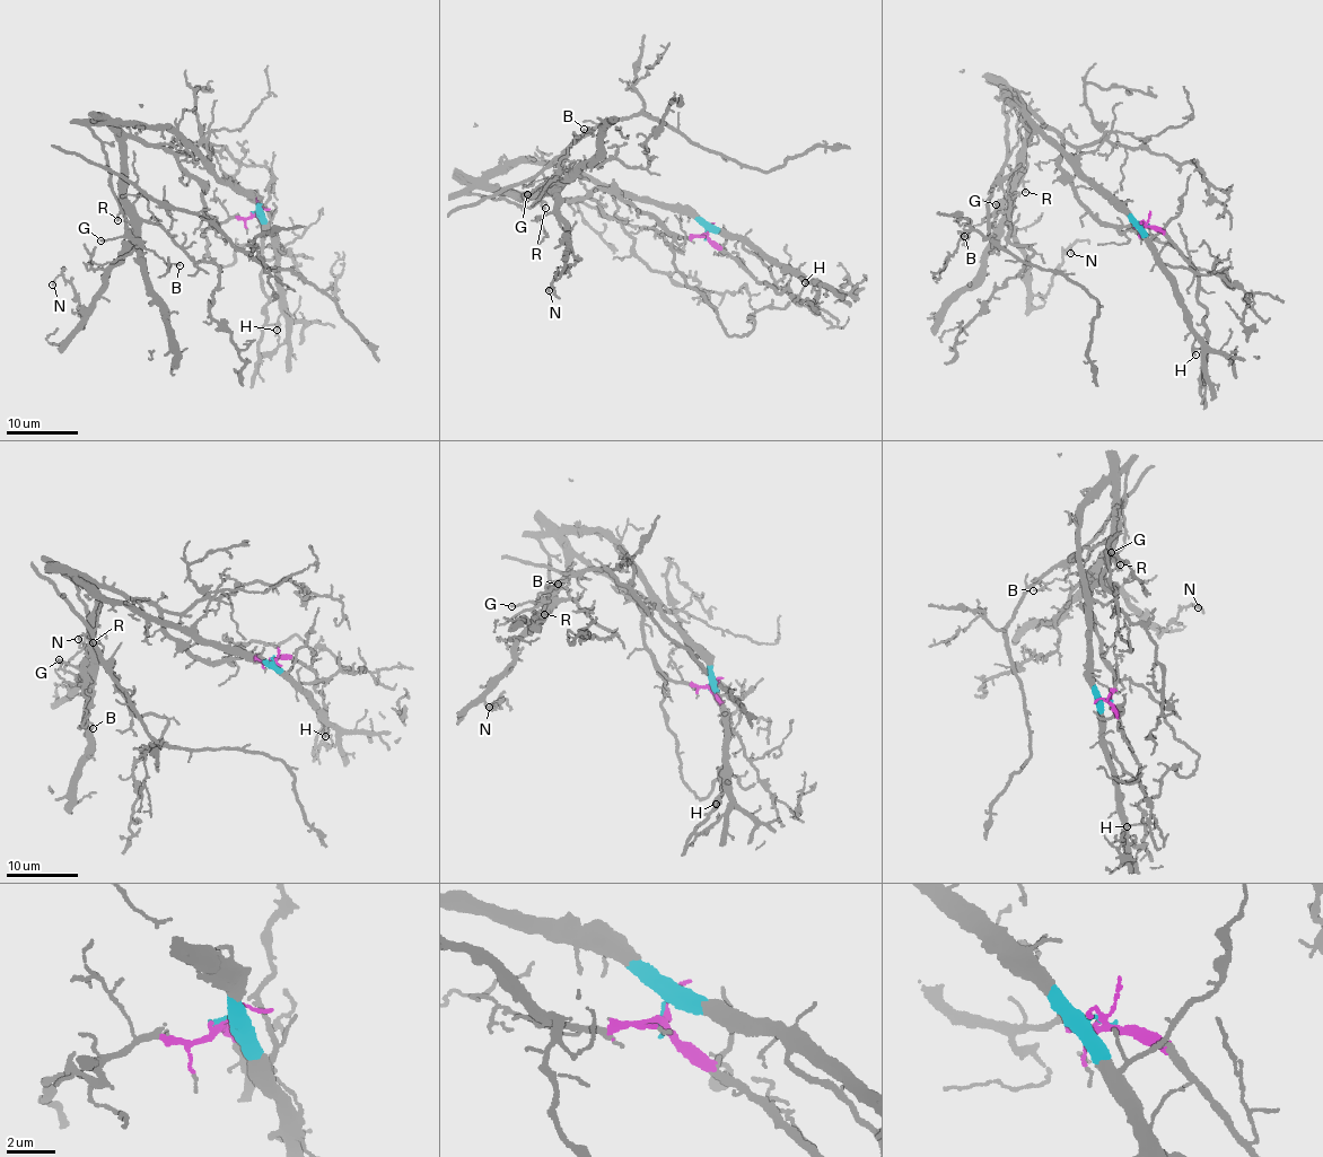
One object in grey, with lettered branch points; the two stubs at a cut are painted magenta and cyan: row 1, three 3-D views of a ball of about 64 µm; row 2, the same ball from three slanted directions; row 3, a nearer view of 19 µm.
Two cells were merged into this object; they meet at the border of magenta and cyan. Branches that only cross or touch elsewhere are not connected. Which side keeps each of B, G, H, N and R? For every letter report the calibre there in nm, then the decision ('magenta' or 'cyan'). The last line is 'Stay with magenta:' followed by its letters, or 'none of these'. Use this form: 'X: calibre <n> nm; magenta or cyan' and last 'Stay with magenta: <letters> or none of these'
B: calibre 100 nm; cyan
G: calibre 110 nm; cyan
H: calibre 140 nm; cyan
N: calibre 130 nm; magenta
R: calibre 120 nm; cyan
Stay with magenta: N

